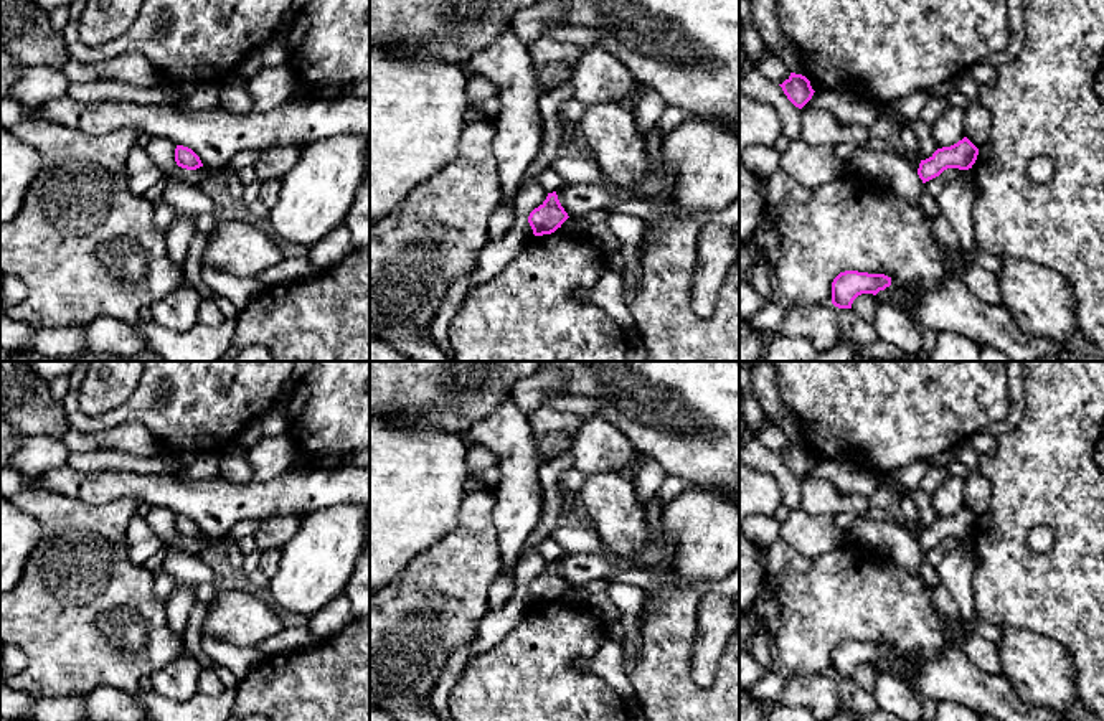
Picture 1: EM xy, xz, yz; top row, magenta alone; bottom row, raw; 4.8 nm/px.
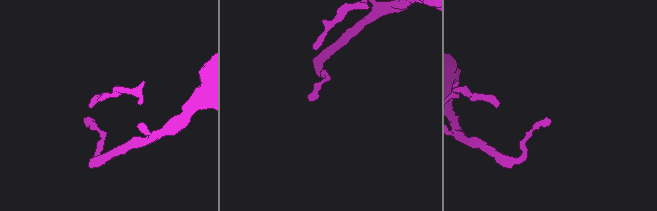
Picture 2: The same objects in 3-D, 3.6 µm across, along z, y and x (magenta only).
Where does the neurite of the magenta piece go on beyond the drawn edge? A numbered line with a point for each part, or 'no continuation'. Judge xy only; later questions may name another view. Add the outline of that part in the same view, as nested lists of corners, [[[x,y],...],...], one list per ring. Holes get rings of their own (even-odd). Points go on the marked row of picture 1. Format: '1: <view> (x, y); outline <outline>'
no continuation

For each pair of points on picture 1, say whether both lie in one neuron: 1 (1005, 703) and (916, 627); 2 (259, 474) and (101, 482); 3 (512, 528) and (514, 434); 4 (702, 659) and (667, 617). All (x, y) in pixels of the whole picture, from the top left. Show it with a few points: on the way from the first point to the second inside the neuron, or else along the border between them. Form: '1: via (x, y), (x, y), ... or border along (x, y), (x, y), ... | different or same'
1: border along (944, 649), (928, 660) | different
2: border along (289, 467), (264, 480), (251, 482) | different
3: via (515, 505), (515, 457) | same
4: border along (697, 611), (692, 677), (703, 687) | different

